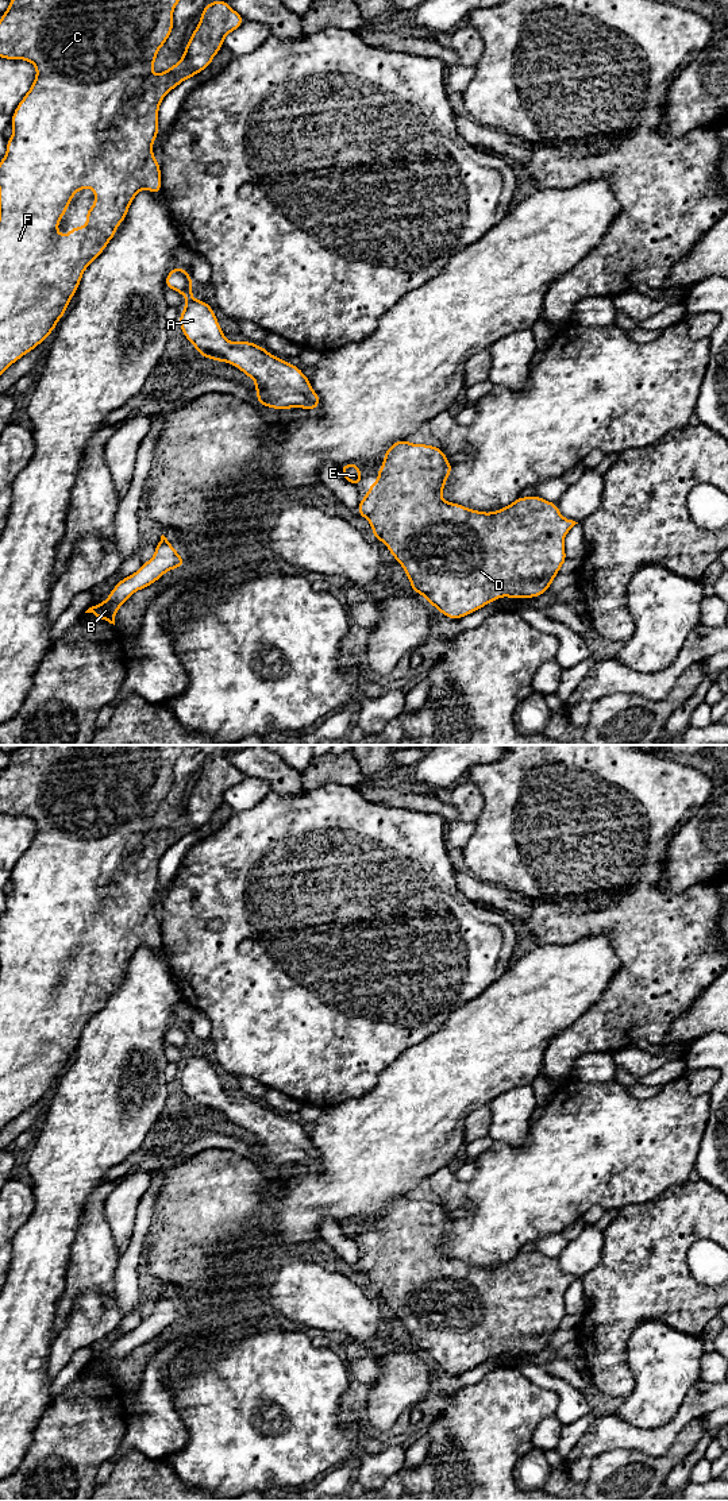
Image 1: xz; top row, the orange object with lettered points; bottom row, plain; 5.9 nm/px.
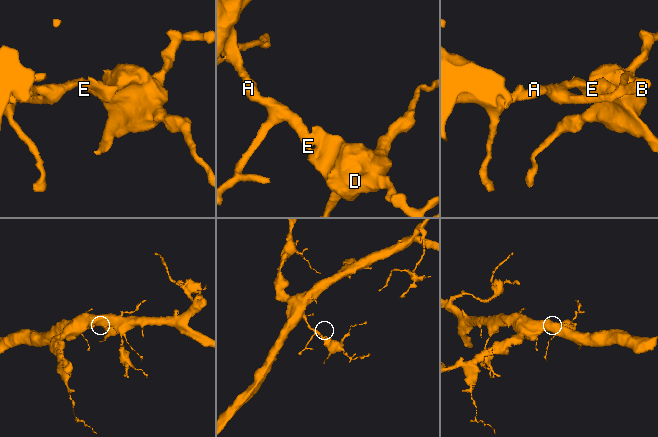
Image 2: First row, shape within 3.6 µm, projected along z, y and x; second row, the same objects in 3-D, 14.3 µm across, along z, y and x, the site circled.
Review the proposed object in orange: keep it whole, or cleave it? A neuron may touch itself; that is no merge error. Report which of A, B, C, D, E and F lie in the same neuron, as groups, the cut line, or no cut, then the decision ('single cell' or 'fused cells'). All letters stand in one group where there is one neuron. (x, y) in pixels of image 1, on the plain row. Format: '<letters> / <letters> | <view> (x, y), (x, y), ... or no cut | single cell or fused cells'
A B C D E F | no cut | single cell

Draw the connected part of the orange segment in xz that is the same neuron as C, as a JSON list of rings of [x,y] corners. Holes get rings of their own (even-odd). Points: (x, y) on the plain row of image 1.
[[[26,745],[11,753],[8,765],[0,775],[0,814],[24,815],[35,821],[36,833],[30,846],[16,863],[11,881],[14,891],[7,896],[5,912],[0,918],[0,1131],[18,1115],[36,1104],[65,1070],[69,1057],[78,1045],[85,1025],[105,1006],[126,975],[130,960],[140,945],[158,950],[162,942],[159,918],[153,911],[153,898],[158,894],[158,865],[163,853],[184,836],[211,822],[223,802],[224,794],[244,779],[224,756],[213,756],[203,765],[200,777],[188,796],[181,817],[163,829],[153,831],[154,817],[173,787],[173,767],[177,759],[193,745]],[[80,945],[95,945],[95,961],[86,965],[86,981],[72,983],[69,991],[57,988],[73,952]]]

